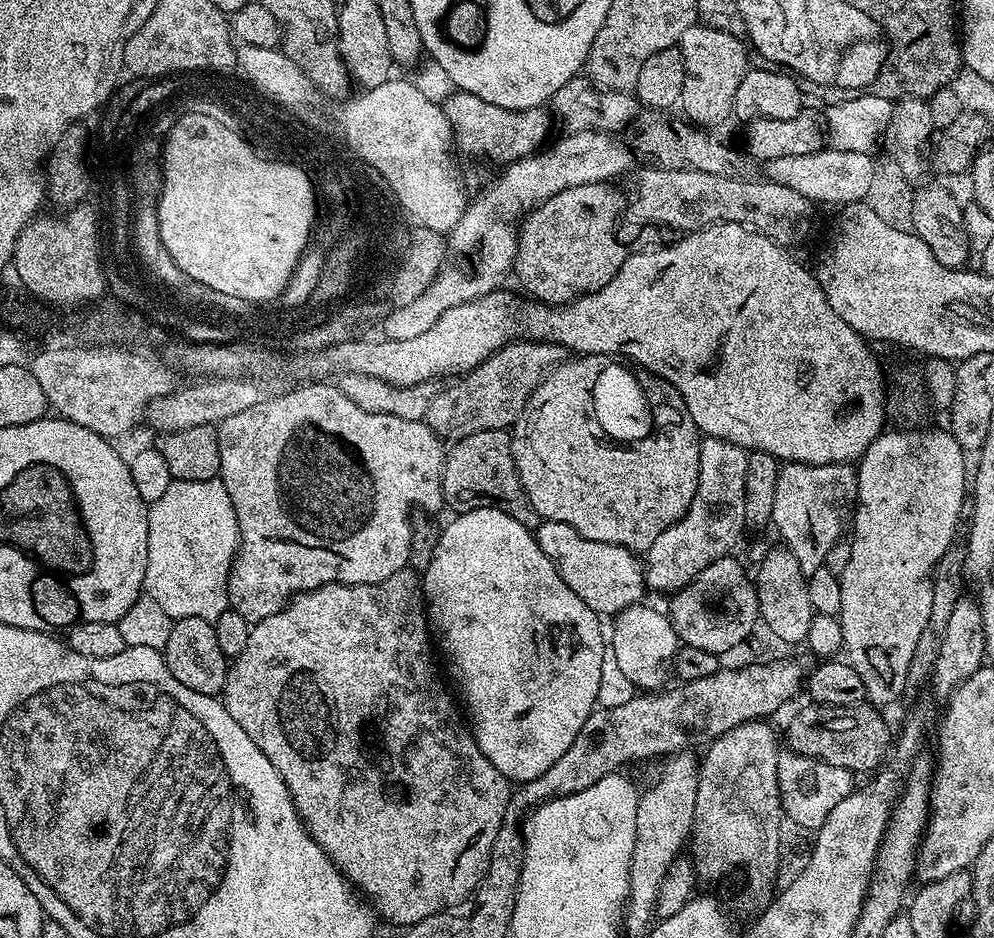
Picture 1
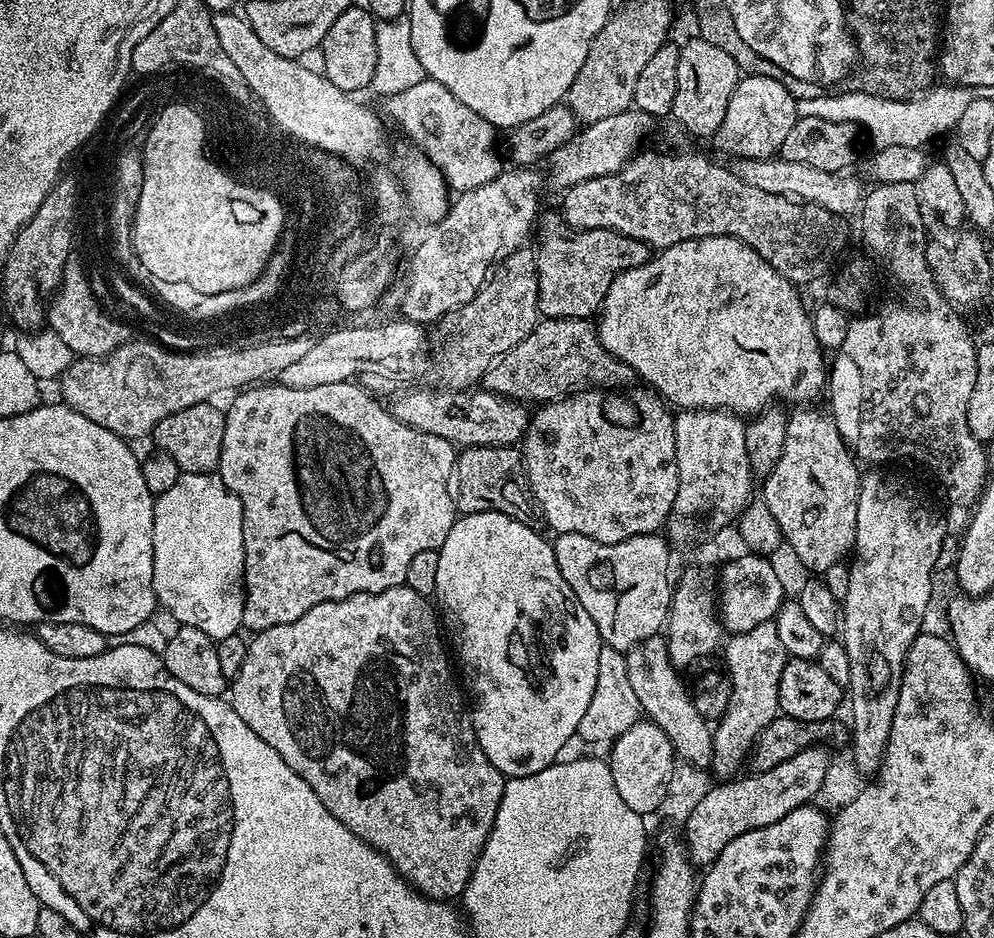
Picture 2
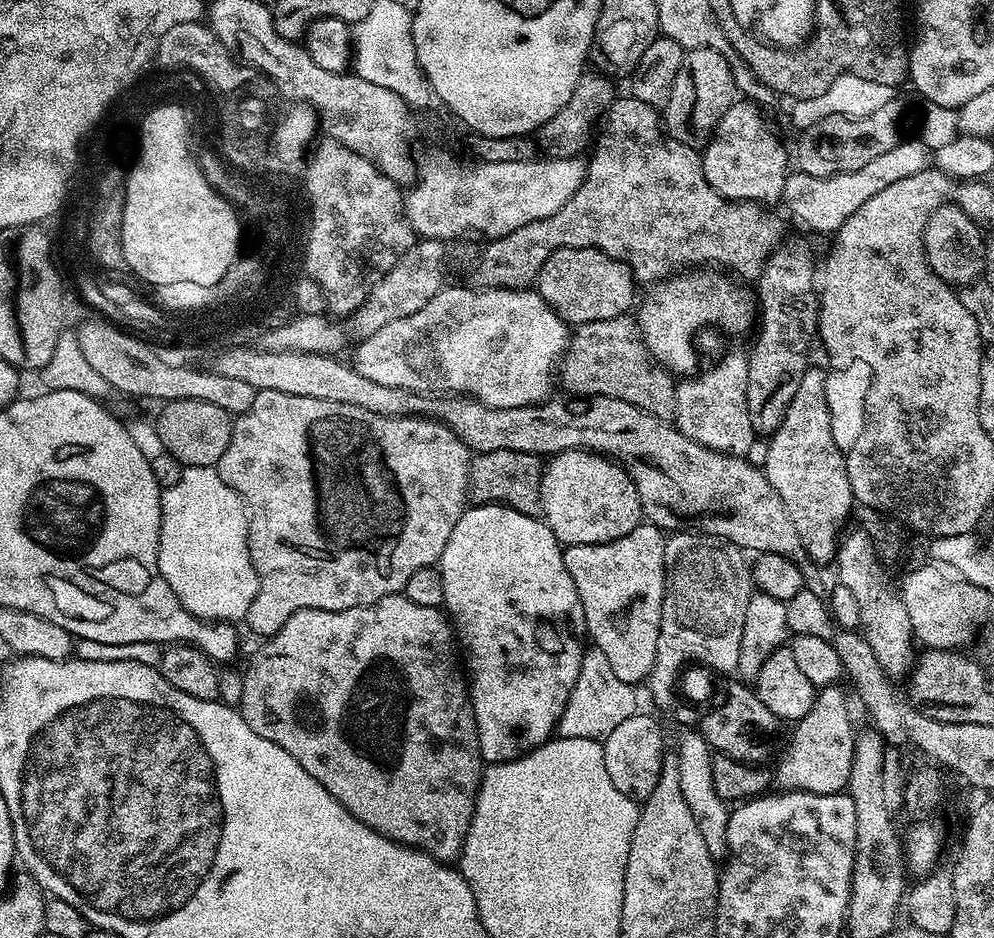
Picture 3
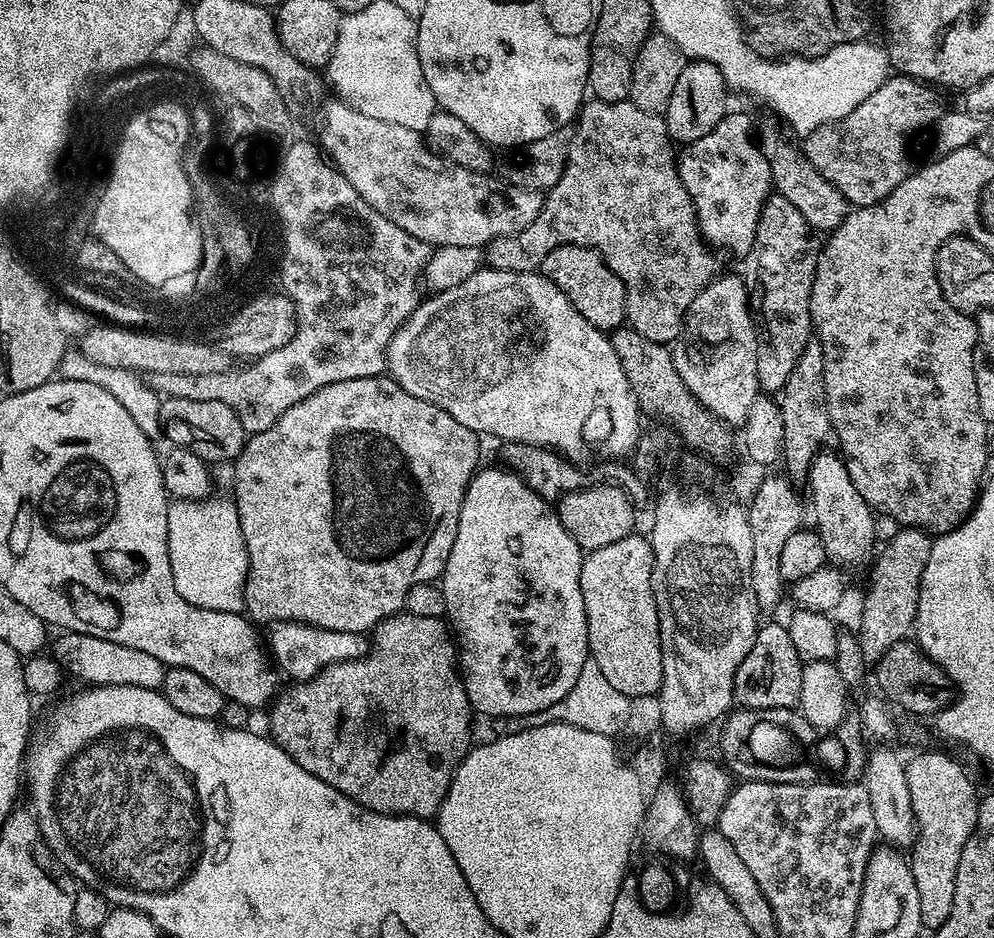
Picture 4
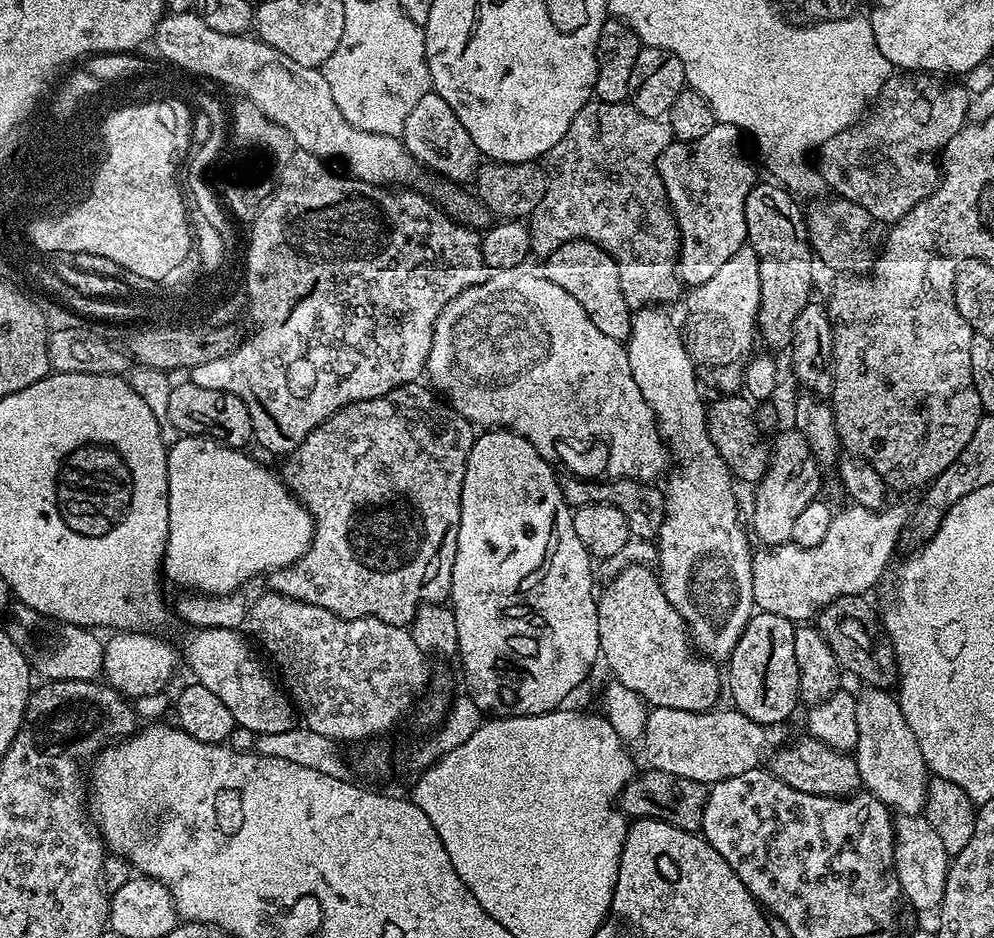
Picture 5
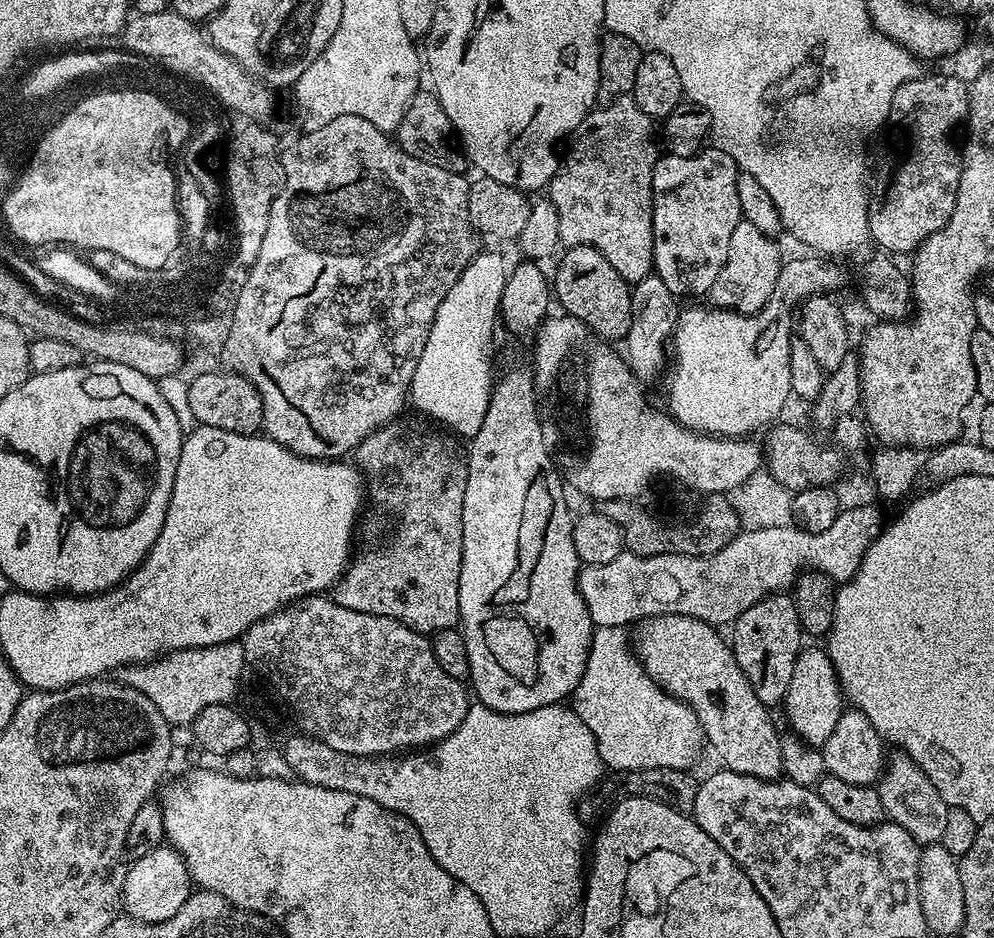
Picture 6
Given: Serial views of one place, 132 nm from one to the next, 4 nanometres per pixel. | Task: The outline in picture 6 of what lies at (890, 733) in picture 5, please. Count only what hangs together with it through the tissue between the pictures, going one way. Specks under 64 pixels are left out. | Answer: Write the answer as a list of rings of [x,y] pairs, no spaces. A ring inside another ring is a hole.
[[[903,750],[893,753],[893,756],[891,753],[887,757],[878,781],[885,817],[891,823],[902,826],[902,830],[906,830],[906,834],[910,834],[910,838],[914,838],[917,844],[939,844],[946,831],[946,814],[950,810],[947,802],[942,798],[942,794],[938,794],[934,782],[930,782],[928,775]]]

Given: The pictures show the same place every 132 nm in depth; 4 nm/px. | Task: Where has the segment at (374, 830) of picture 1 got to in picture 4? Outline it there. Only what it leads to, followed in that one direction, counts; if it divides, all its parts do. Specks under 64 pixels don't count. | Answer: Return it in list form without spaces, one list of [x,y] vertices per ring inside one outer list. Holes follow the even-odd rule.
[[[406,610],[401,611],[376,625],[370,636],[370,647],[364,655],[356,660],[343,660],[340,664],[332,664],[317,674],[313,680],[296,682],[291,686],[293,688],[289,692],[281,691],[271,705],[272,732],[270,731],[270,736],[286,750],[286,754],[290,754],[294,762],[298,762],[298,766],[302,766],[302,770],[314,774],[314,778],[322,778],[326,786],[334,786],[334,790],[346,794],[354,802],[375,812],[381,812],[387,816],[417,816],[423,820],[432,820],[435,817],[450,790],[450,782],[454,774],[466,758],[469,748],[474,744],[474,709],[468,700],[464,677],[458,667],[458,644],[449,625],[443,619],[422,618]]]

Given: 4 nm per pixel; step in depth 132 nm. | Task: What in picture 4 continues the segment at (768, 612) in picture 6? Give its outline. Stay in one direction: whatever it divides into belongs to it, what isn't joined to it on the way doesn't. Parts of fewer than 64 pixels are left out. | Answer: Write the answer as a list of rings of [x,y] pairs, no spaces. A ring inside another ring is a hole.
[[[761,623],[756,629],[756,641],[750,646],[750,654],[742,658],[742,666],[736,671],[734,682],[734,700],[737,705],[746,708],[796,708],[800,702],[802,686],[802,670],[798,650],[794,650],[794,642],[790,642],[790,634],[783,623]]]

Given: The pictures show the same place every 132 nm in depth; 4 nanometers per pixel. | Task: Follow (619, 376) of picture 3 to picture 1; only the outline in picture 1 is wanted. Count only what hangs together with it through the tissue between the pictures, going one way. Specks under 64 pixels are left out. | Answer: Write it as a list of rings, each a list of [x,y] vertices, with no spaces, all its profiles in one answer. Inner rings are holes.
[[[518,340],[500,348],[472,372],[465,372],[448,389],[437,391],[424,420],[430,431],[448,442],[478,434],[482,430],[511,429],[522,414],[530,394],[545,376],[565,359],[565,349],[546,340]]]

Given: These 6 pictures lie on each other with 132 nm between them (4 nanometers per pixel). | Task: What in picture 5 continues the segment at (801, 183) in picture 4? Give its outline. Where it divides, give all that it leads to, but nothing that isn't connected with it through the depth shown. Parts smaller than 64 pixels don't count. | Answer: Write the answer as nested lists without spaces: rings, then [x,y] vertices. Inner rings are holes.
[[[831,198],[825,204],[816,204],[806,212],[806,227],[809,245],[820,260],[828,268],[836,272],[848,272],[853,277],[871,273],[878,255],[877,249],[872,249],[872,227],[874,221],[869,212],[862,210],[854,202],[843,198]]]

